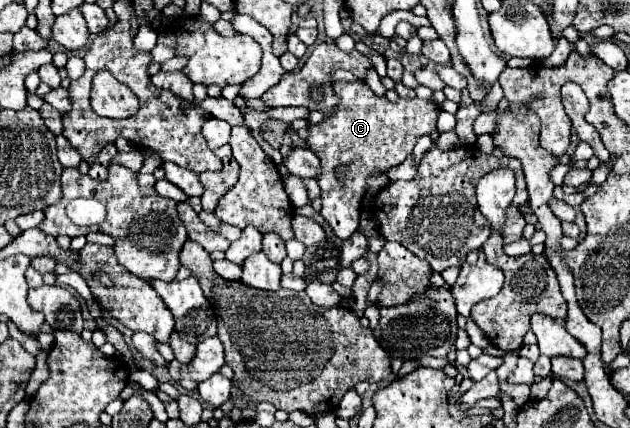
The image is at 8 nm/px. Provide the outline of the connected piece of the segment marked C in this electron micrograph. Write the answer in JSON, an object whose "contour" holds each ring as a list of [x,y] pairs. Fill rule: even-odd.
{"contour":[[[336,81],[334,93],[342,101],[340,109],[320,125],[308,127],[308,145],[322,161],[322,173],[318,177],[318,185],[322,189],[320,215],[330,225],[334,237],[348,239],[358,229],[360,201],[366,193],[366,179],[370,173],[374,169],[388,171],[390,167],[400,165],[414,149],[416,141],[436,129],[440,109],[438,105],[418,97],[390,103],[388,99],[376,97],[362,81]]]}

